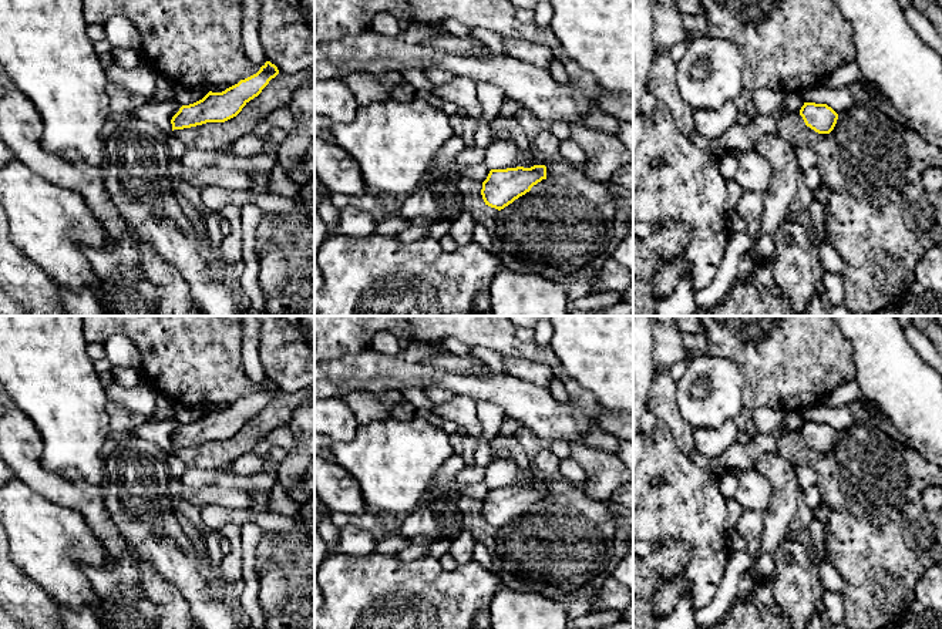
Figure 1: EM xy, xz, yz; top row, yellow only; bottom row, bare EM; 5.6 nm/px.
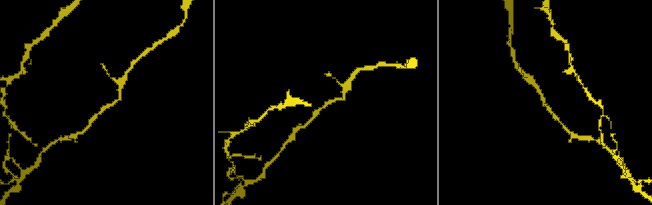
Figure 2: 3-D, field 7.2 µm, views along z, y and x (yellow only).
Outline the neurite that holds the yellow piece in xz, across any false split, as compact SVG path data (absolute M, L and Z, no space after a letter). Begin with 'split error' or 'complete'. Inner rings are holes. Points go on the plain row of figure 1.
complete | M545 484L491 488L482 501L481 514L485 524L501 529L542 498L546 498Z

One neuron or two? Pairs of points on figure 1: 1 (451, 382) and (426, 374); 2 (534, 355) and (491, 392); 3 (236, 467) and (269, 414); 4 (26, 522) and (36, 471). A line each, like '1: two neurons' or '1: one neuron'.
1: one neuron
2: two neurons
3: two neurons
4: two neurons

